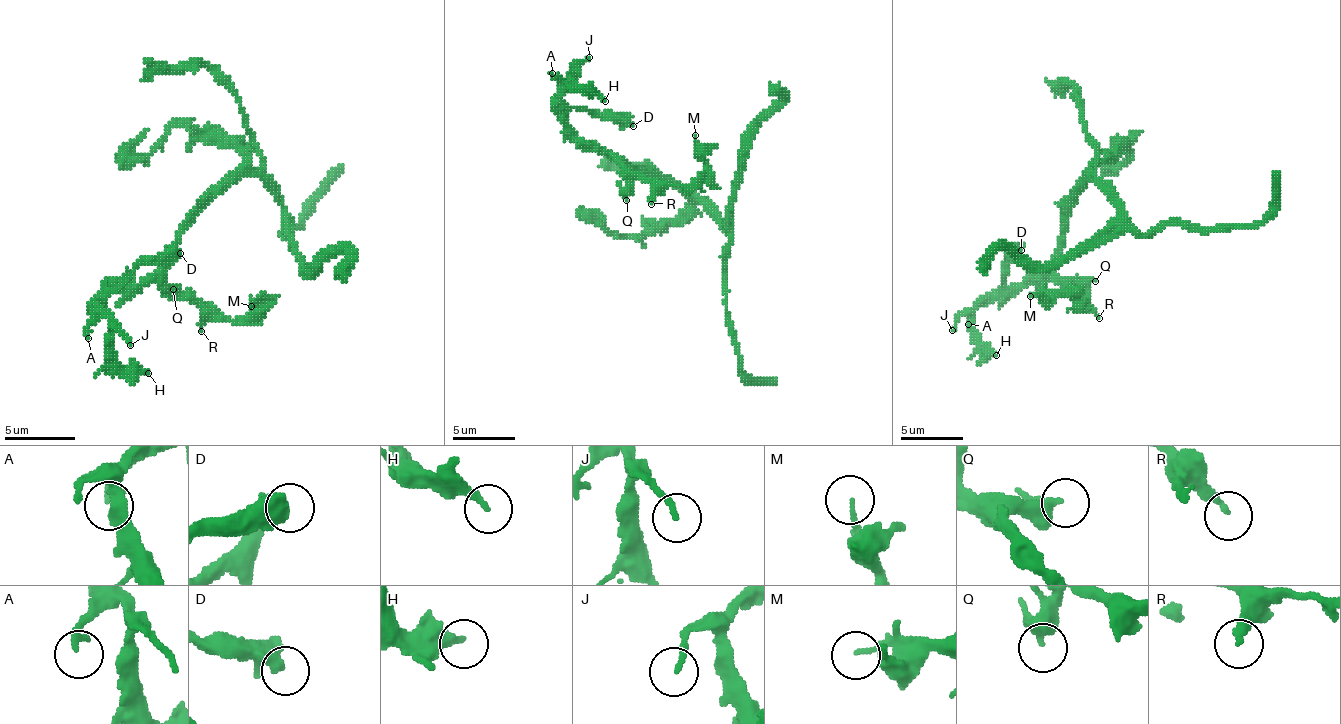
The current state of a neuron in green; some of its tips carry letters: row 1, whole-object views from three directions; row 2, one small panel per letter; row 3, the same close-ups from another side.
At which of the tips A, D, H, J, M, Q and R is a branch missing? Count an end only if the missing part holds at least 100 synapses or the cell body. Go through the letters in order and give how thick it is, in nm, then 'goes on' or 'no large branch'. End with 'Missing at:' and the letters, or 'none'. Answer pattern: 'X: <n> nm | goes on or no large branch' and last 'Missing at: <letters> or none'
A: 200 nm | no large branch
D: 400 nm | no large branch
H: 260 nm | no large branch
J: 150 nm | no large branch
M: 120 nm | no large branch
Q: 320 nm | no large branch
R: 200 nm | no large branch
Missing at: none

